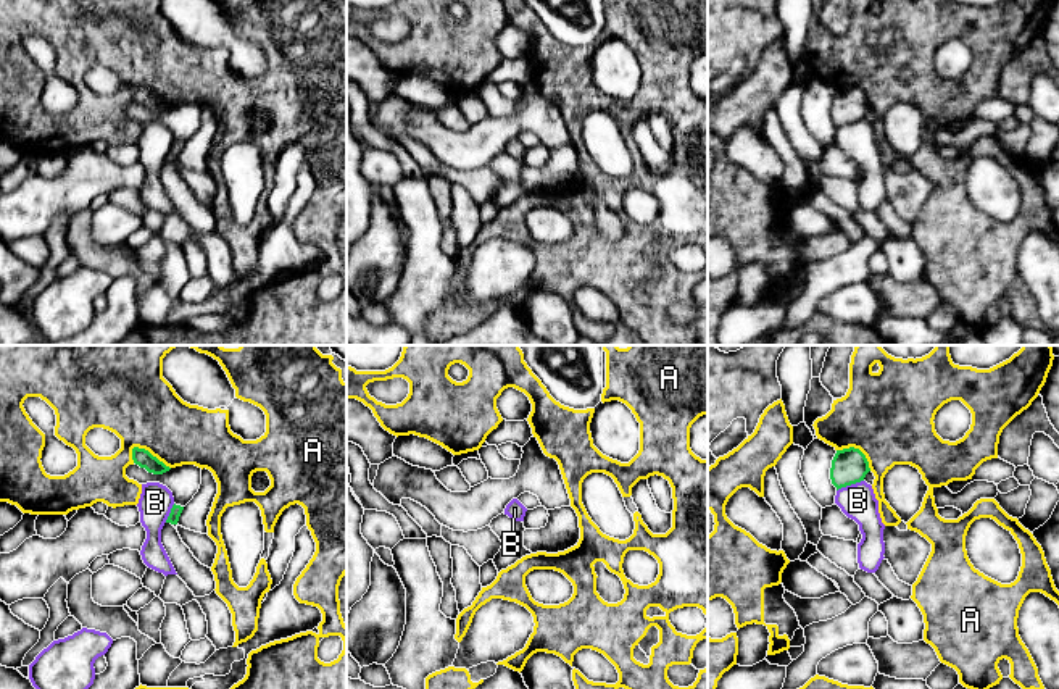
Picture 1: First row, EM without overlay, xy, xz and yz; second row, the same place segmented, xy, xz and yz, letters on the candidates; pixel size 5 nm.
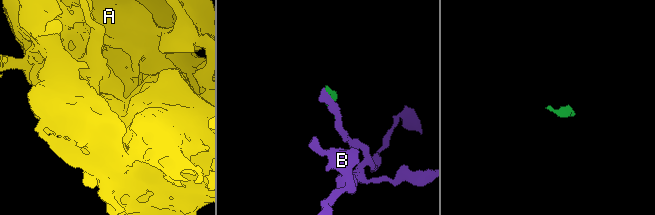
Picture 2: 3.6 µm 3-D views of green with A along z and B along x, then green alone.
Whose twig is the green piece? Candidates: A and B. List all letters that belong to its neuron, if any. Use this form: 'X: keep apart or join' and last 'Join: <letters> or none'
A: keep apart
B: keep apart
Join: none

